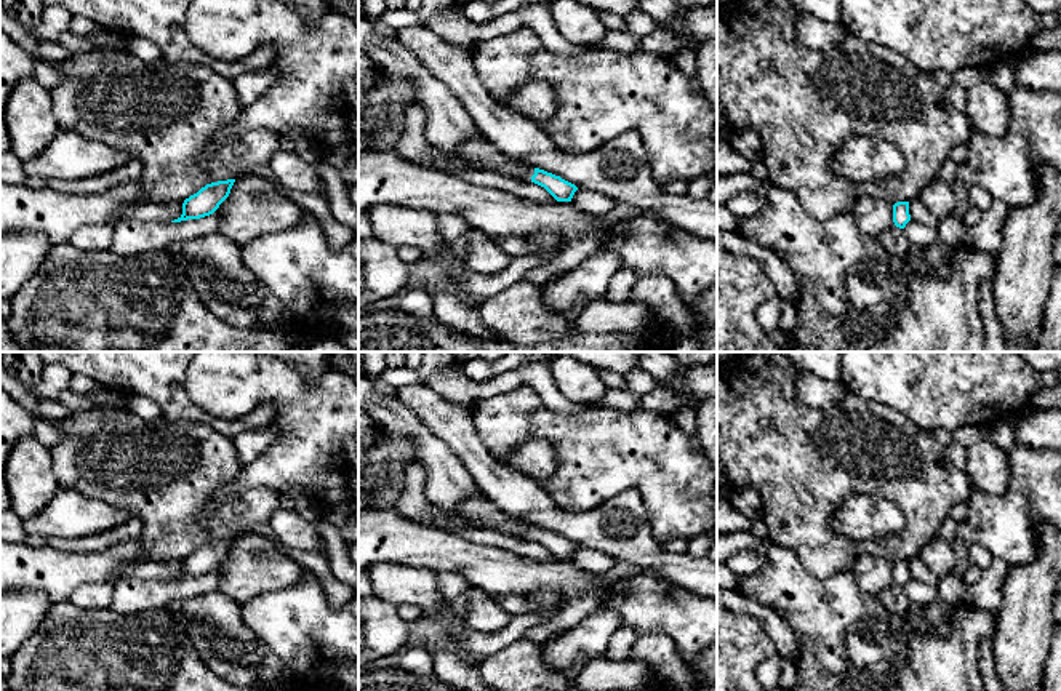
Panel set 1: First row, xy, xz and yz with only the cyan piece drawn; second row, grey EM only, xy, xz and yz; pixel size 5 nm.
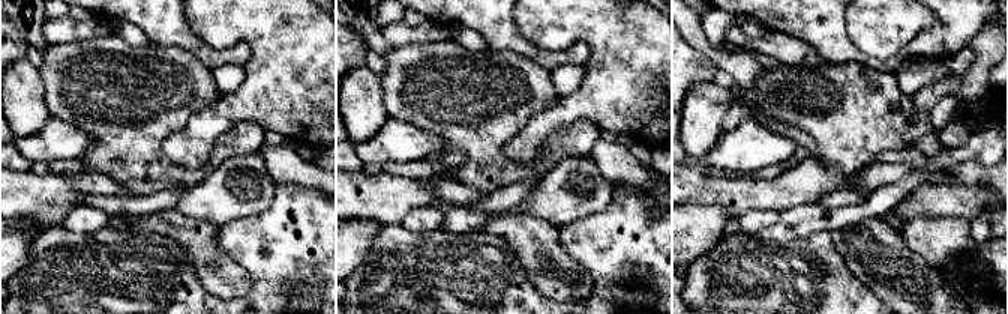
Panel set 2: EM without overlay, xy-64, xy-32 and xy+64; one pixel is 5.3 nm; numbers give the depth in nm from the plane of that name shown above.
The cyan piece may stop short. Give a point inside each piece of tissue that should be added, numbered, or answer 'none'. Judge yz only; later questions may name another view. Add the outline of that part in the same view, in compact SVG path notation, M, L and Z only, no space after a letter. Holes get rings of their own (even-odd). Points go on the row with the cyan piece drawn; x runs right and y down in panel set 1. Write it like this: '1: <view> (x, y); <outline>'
none

